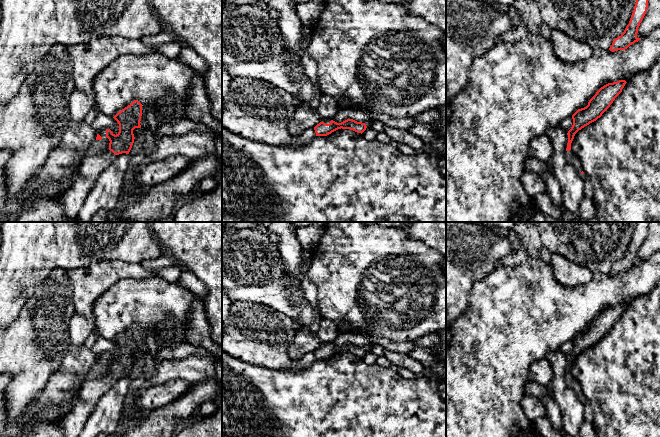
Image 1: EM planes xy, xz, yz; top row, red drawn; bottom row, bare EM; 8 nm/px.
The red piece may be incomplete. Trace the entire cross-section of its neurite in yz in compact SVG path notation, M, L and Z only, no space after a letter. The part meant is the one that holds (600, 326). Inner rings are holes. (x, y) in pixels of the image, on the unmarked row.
M619 304L617 306L604 309L589 324L586 331L578 333L572 339L573 349L567 357L568 367L566 375L571 374L571 367L575 358L585 350L600 342L610 331L615 322L622 316L626 307L627 306L625 304Z

